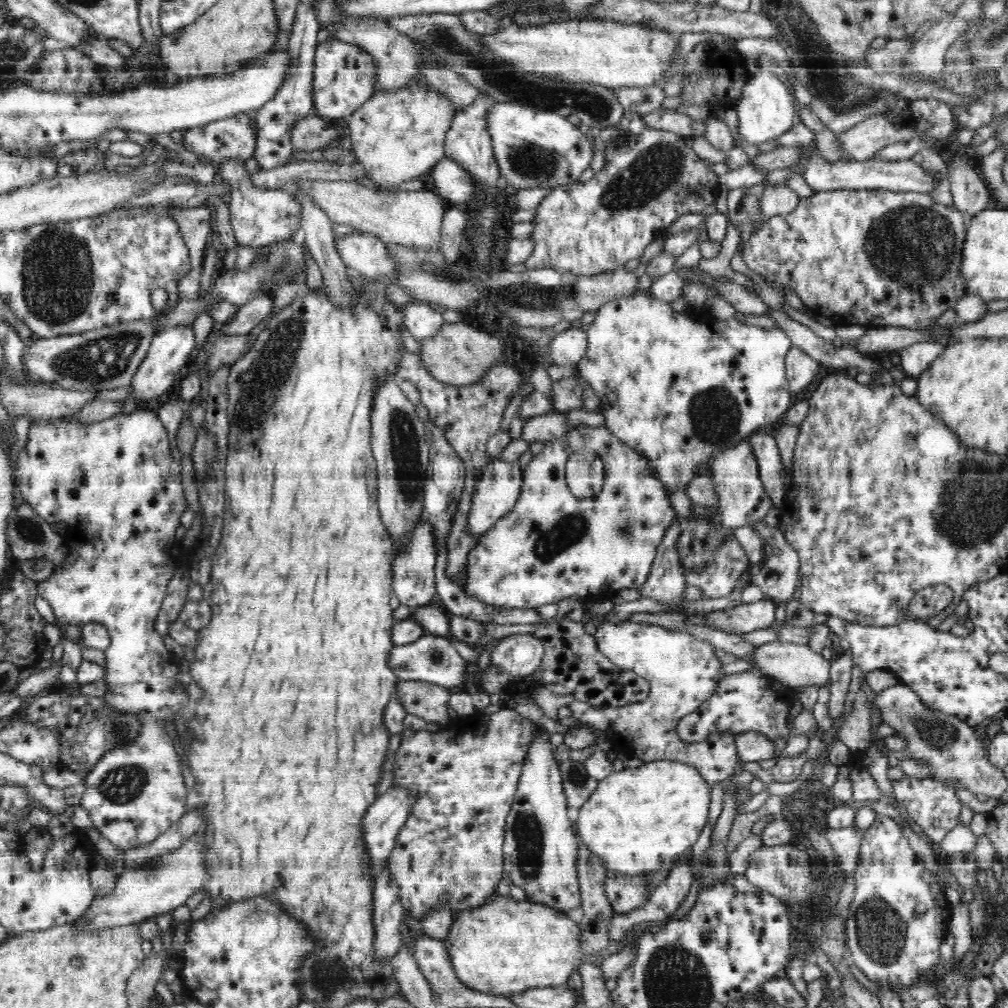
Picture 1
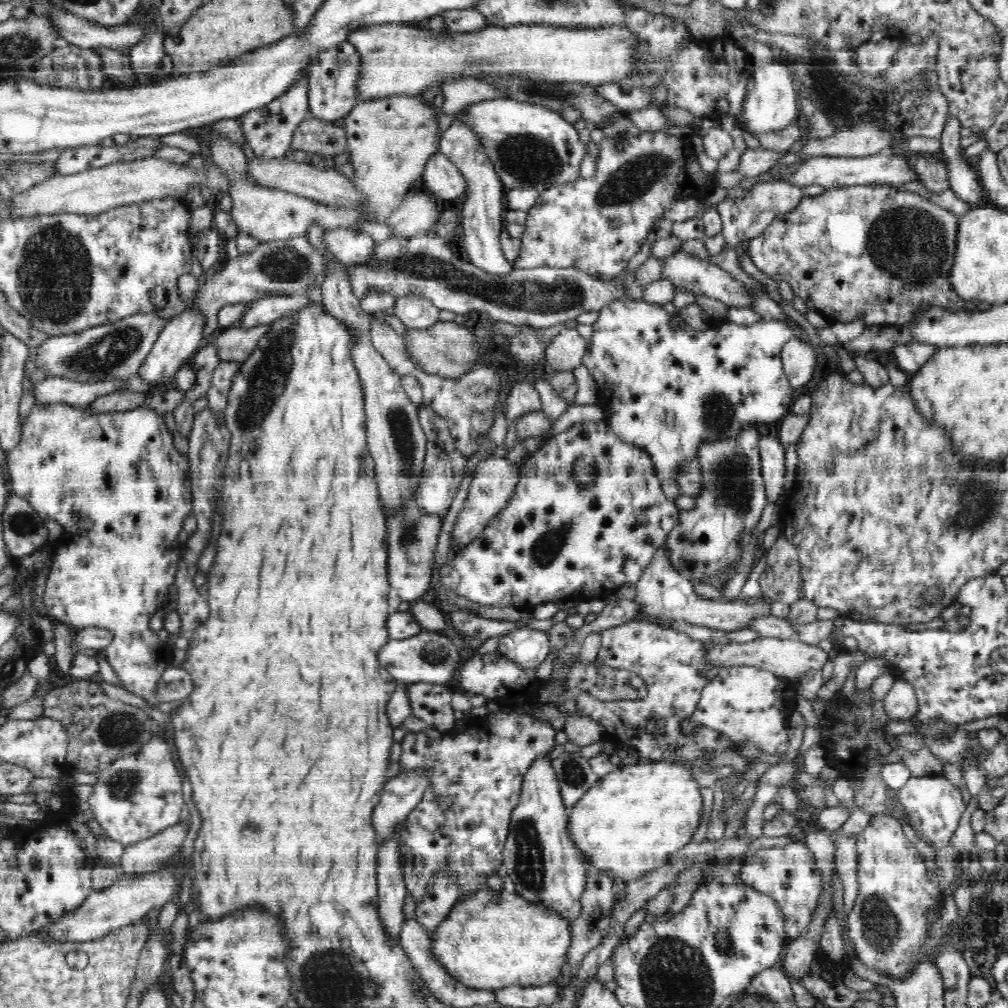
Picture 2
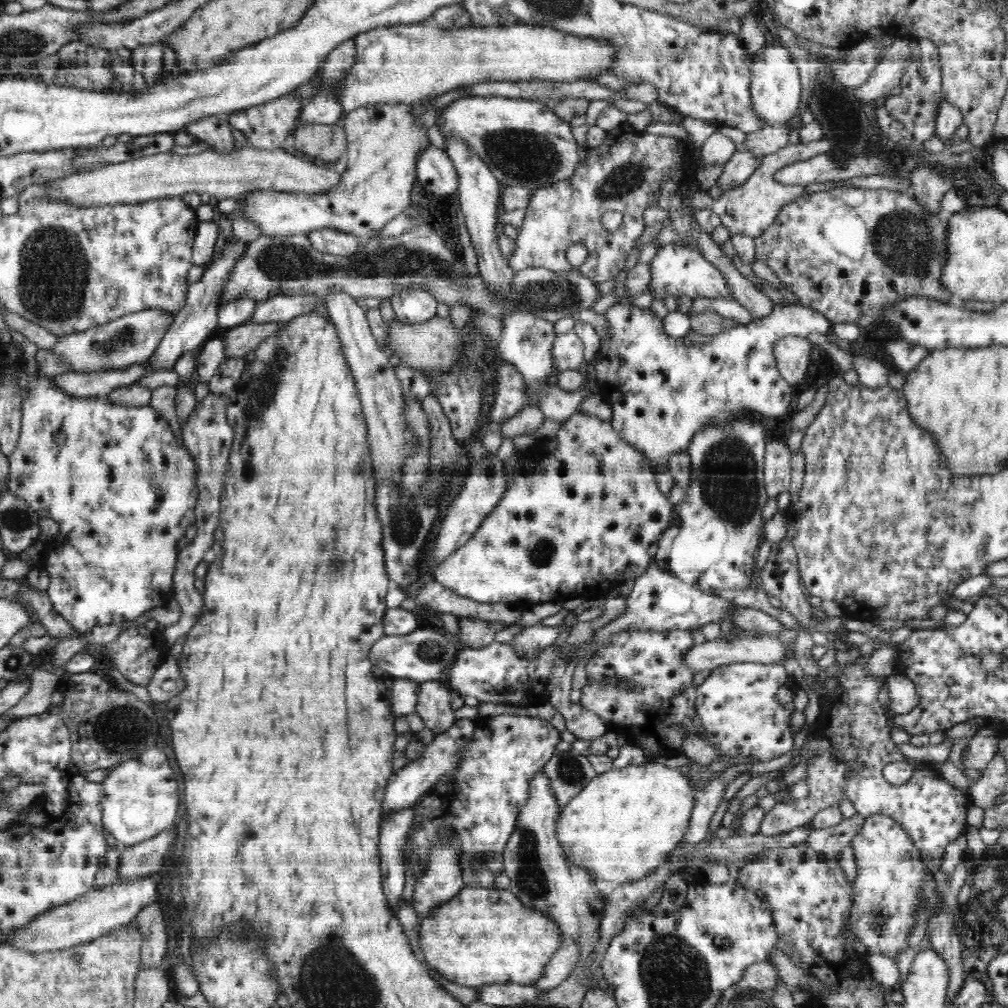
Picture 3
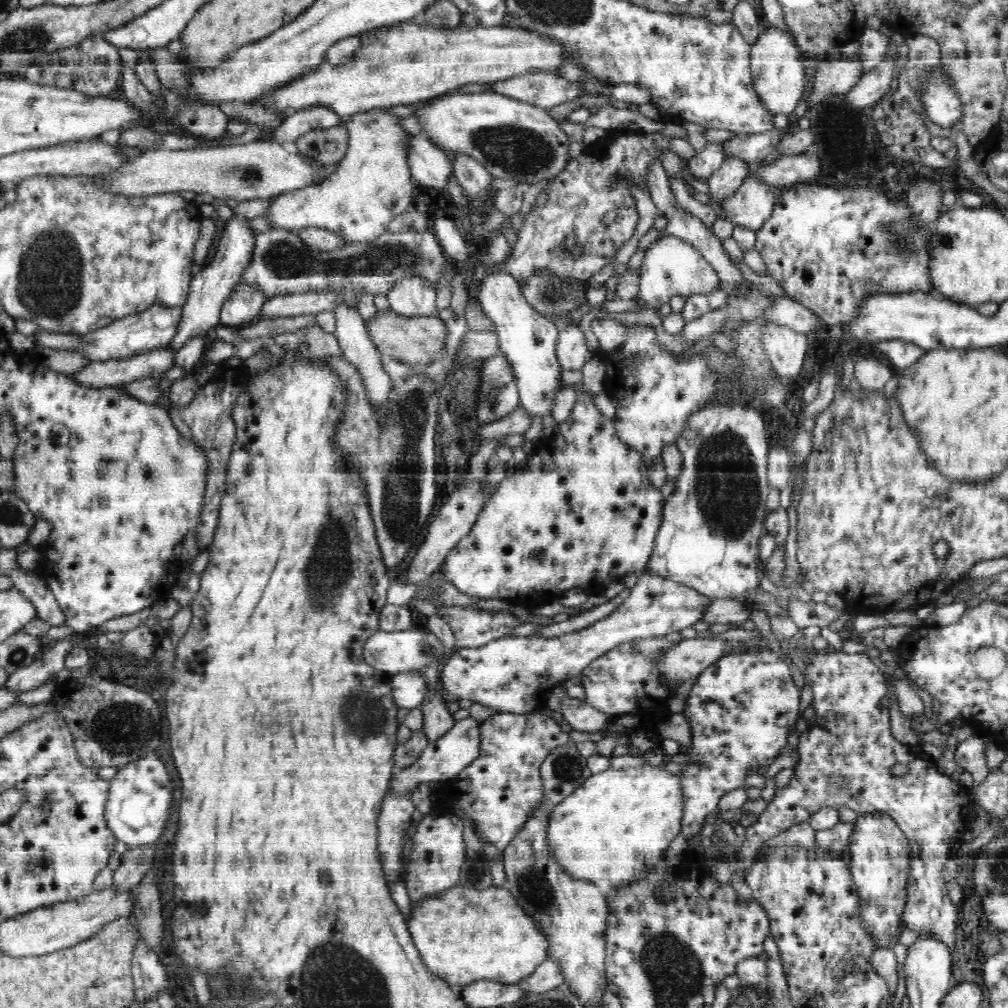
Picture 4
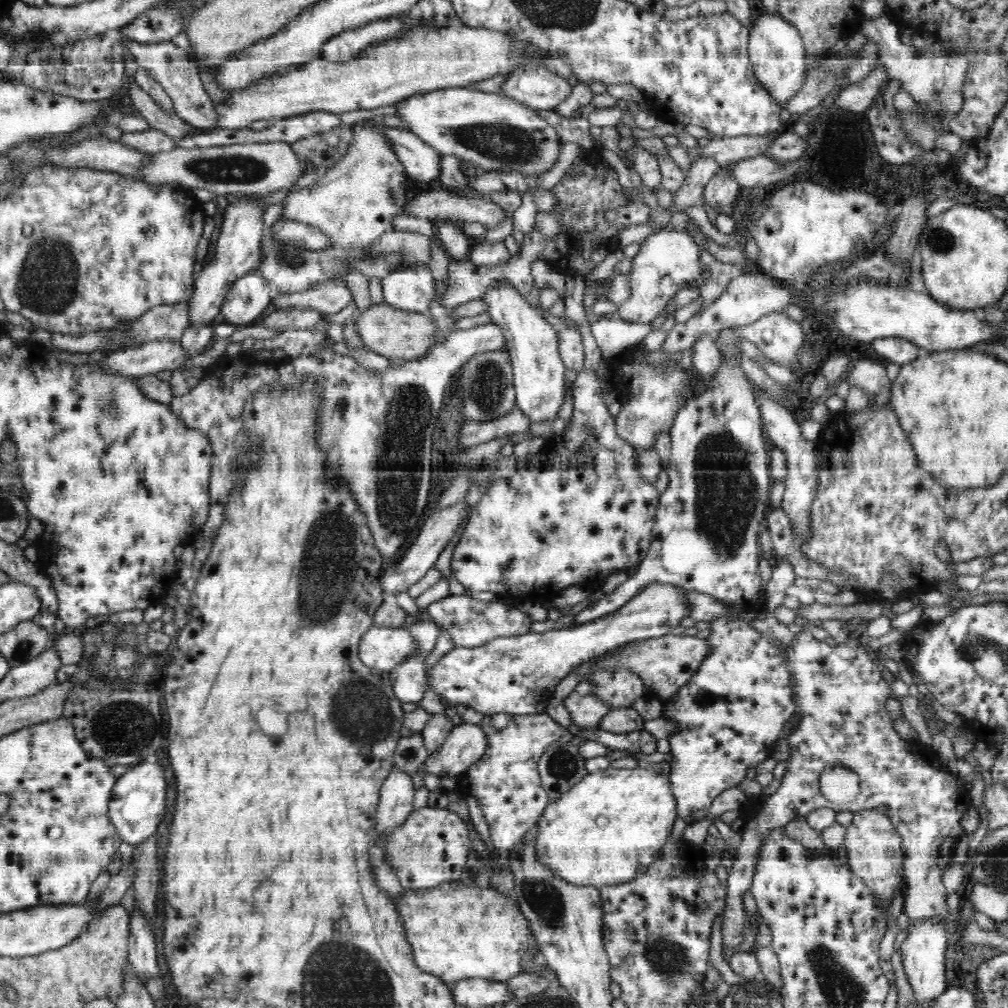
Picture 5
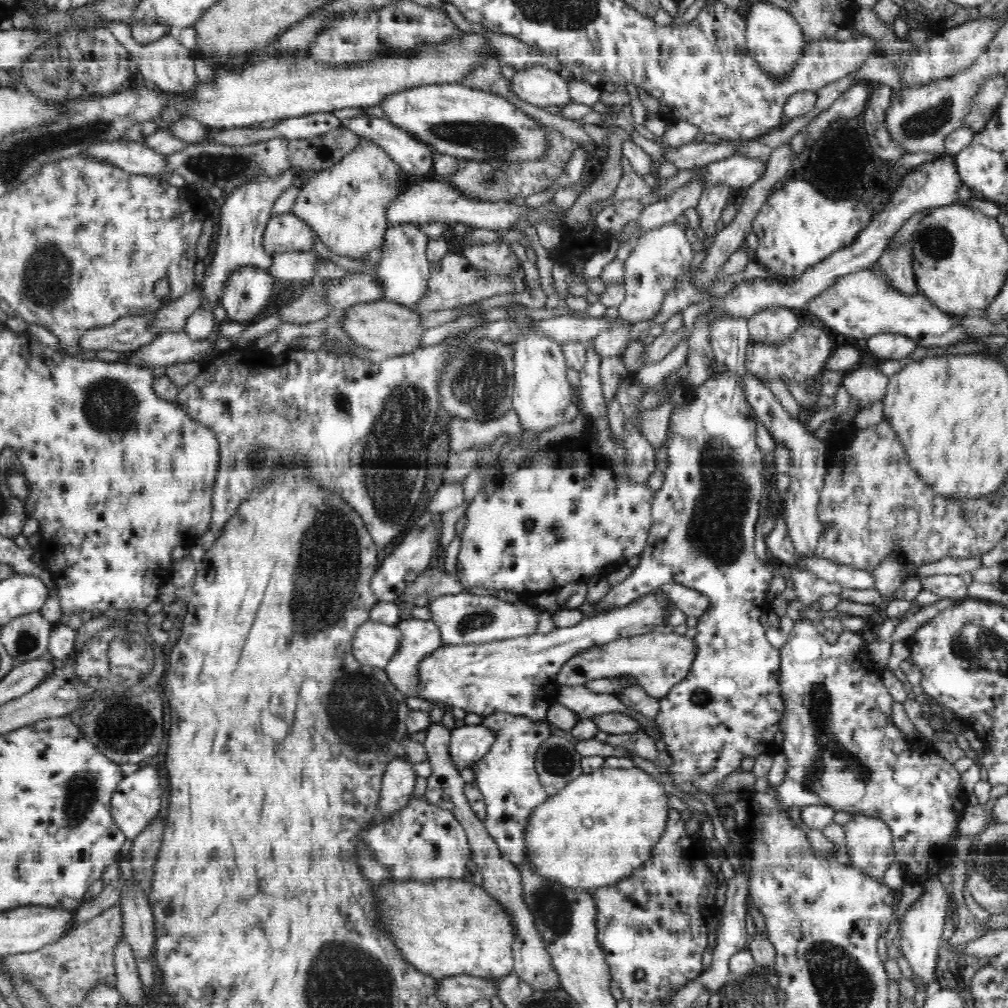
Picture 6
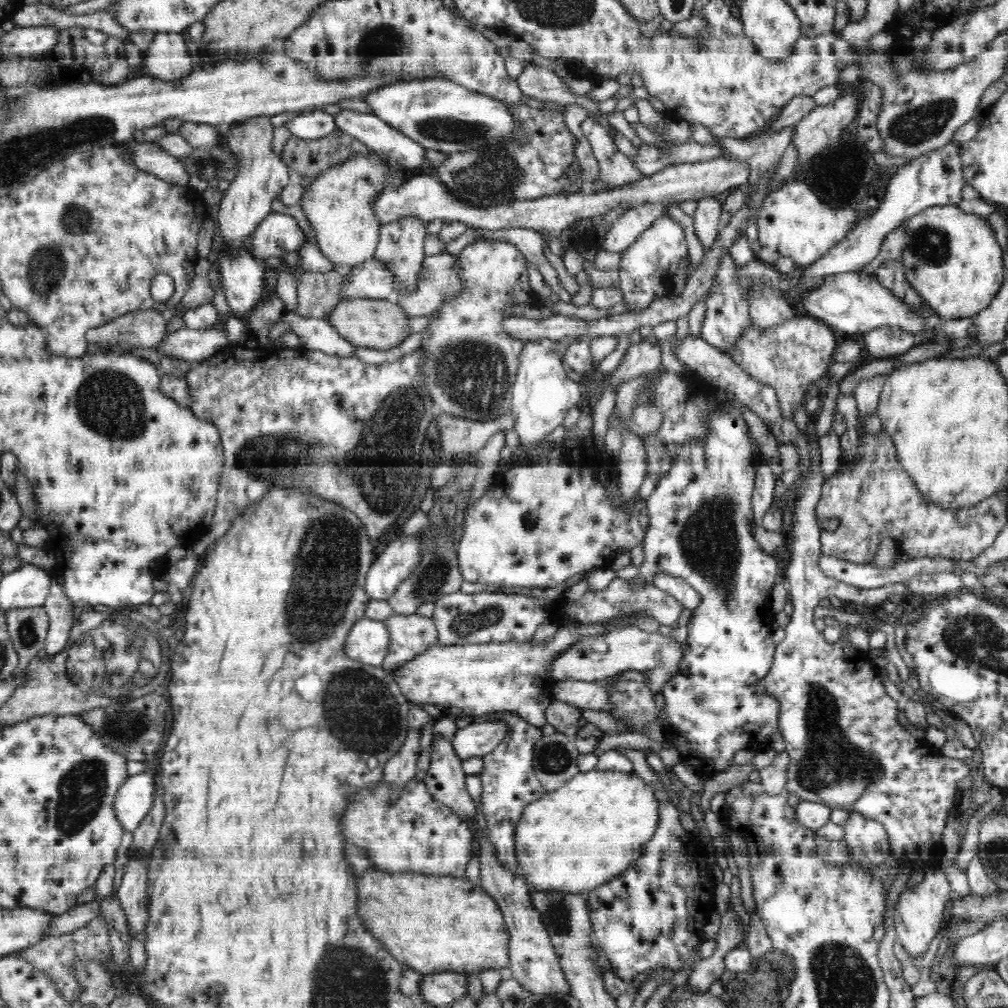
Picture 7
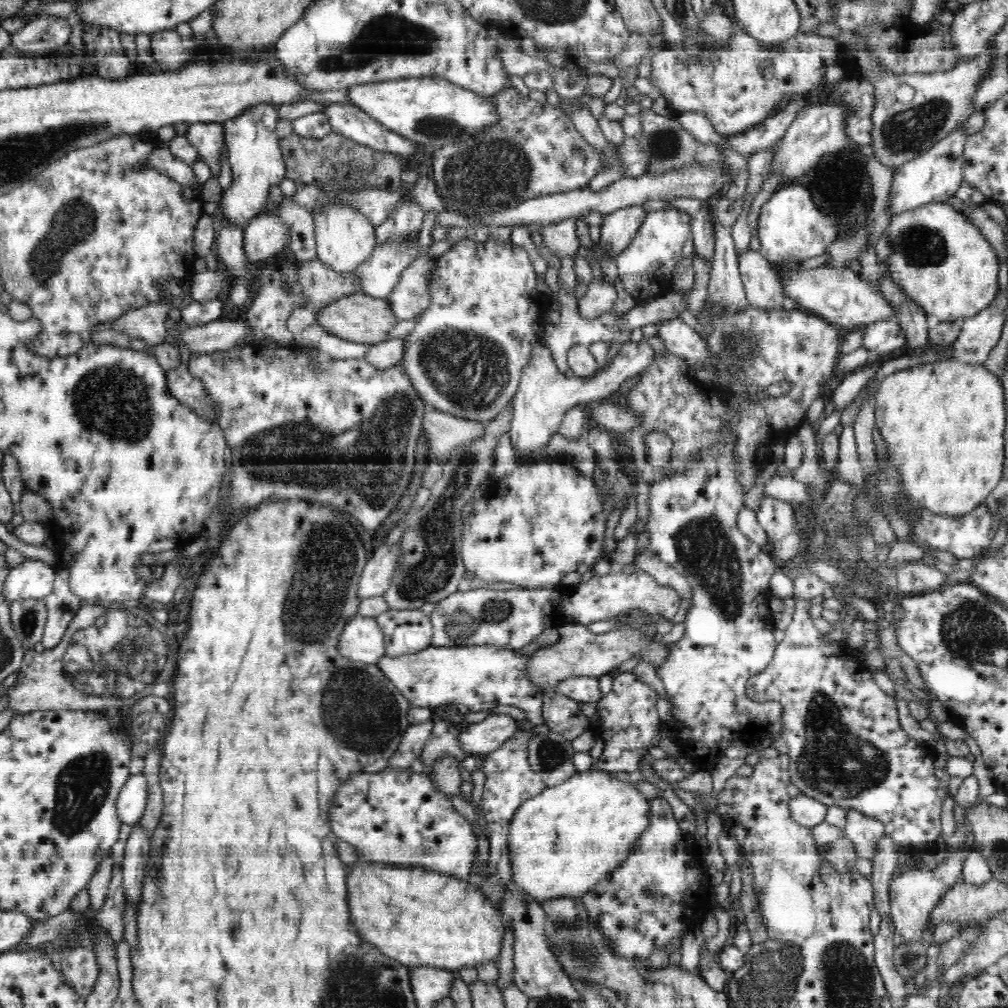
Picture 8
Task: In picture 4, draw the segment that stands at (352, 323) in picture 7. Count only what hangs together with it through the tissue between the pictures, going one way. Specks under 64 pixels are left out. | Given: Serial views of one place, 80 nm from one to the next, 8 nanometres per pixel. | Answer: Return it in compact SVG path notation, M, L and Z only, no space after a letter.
M392 309L379 310L365 325L378 352L387 360L399 360L413 367L428 366L444 348L446 325L437 315L410 318Z

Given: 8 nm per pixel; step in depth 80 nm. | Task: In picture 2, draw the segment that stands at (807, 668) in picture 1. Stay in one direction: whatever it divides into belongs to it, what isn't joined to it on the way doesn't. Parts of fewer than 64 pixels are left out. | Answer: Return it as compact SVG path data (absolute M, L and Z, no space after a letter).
M758 637L750 642L728 643L725 645L715 644L709 650L709 660L716 668L731 666L751 666L770 671L779 677L792 680L797 683L800 678L824 670L825 662L829 654L816 645L811 645L798 640L797 638L781 639L774 637Z

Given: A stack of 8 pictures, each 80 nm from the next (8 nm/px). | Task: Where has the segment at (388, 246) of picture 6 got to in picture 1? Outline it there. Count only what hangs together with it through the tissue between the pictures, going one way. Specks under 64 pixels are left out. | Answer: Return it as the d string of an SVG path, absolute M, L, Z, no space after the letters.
M424 301L408 302L401 308L405 327L418 342L435 335L445 323L442 311L436 311L433 305Z

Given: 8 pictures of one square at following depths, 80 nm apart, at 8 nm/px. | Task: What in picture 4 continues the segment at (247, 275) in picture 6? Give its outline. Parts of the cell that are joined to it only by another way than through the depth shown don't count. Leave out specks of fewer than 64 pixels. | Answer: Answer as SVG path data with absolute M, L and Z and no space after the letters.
M248 283L234 286L232 294L221 308L220 322L224 325L241 325L254 320L262 312L262 304L268 298L260 289Z

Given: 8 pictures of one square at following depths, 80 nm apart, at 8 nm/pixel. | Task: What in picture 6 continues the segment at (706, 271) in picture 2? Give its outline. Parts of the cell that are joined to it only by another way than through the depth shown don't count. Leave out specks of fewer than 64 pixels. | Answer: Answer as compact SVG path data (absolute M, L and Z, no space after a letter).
M666 223L642 233L628 258L623 262L624 276L622 283L626 294L625 299L615 309L618 316L631 323L650 321L662 306L666 294L674 288L676 278L690 268L694 253L684 230L677 223Z

